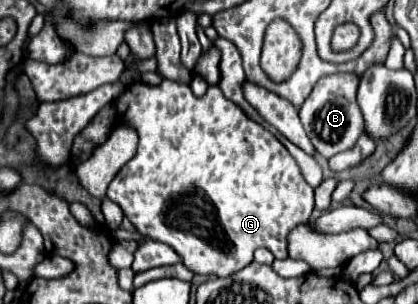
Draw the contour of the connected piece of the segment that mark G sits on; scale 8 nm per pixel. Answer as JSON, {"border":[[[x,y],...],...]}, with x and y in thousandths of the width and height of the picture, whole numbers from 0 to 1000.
{"border":[[[392,260],[373,286],[359,286],[359,280],[344,280],[344,273],[330,266],[325,280],[311,280],[278,326],[278,365],[282,365],[282,405],[316,411],[330,431],[330,503],[325,503],[321,523],[311,523],[282,563],[282,576],[273,582],[268,609],[258,615],[258,648],[292,681],[297,707],[321,734],[321,747],[335,766],[344,766],[359,786],[378,786],[378,793],[407,806],[431,839],[431,852],[440,859],[440,872],[450,872],[450,885],[464,891],[464,898],[474,898],[474,905],[545,911],[555,898],[584,885],[593,865],[603,865],[603,839],[622,813],[646,819],[660,852],[684,852],[689,845],[684,773],[713,734],[732,734],[742,720],[742,701],[751,688],[751,622],[727,595],[727,582],[722,582],[708,530],[699,530],[699,510],[684,497],[684,484],[646,431],[636,431],[627,411],[617,411],[612,398],[603,398],[598,385],[589,385],[574,352],[565,352],[555,332],[545,332],[531,313],[526,286],[502,286],[488,319],[469,319],[450,280],[435,280],[435,273],[421,273],[421,266],[397,266]]]}

